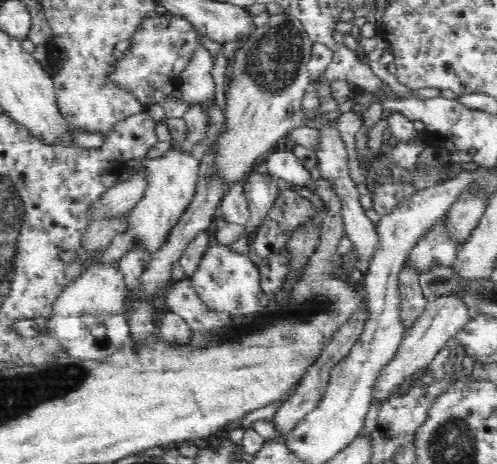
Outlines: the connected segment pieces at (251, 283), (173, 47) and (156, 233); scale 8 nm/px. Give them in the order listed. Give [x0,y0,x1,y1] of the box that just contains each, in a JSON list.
[[190,245,272,318],[112,14,200,110],[127,151,200,252]]

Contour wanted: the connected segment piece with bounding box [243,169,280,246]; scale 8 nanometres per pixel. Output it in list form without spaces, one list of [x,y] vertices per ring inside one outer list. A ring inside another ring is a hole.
[[[252,169],[243,183],[243,191],[247,198],[250,220],[244,225],[247,232],[248,246],[253,245],[256,231],[261,227],[275,200],[279,197],[276,178],[262,175]]]

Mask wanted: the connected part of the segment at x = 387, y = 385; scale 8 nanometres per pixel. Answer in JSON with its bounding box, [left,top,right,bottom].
[371,290,469,404]

